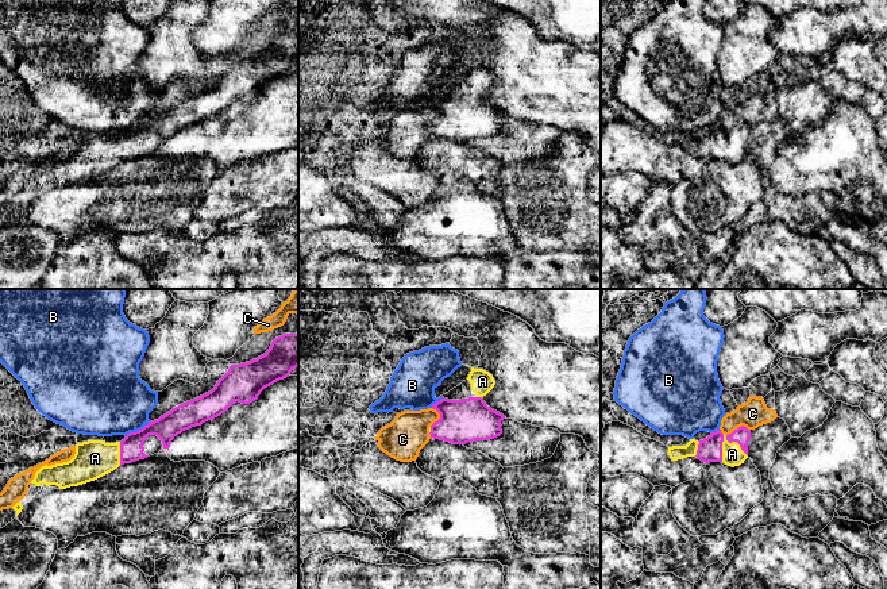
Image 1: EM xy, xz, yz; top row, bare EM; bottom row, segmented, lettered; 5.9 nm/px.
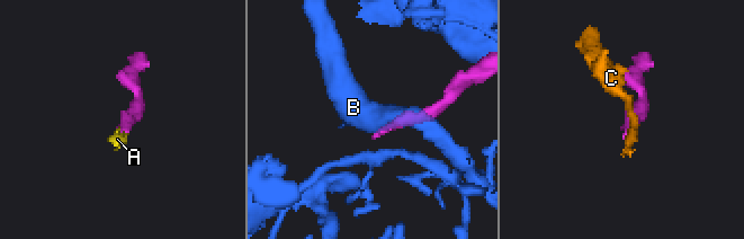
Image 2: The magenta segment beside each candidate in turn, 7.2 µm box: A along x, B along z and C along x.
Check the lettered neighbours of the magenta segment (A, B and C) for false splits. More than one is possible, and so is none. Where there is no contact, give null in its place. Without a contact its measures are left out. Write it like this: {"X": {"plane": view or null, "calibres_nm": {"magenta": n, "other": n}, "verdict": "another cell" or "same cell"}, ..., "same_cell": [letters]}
{"A": {"plane": "yz", "calibres_nm": {"magenta": 100, "other": 130}, "verdict": "same cell"}, "B": {"plane": "xy", "calibres_nm": {"magenta": 150, "other": 420}, "verdict": "another cell"}, "C": {"plane": "yz", "calibres_nm": {"magenta": 100, "other": 160}, "verdict": "another cell"}, "same_cell": ["A"]}

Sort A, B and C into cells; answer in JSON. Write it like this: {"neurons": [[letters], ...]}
{"neurons": [["A"], ["B"], ["C"]]}

